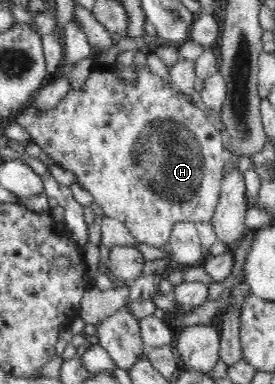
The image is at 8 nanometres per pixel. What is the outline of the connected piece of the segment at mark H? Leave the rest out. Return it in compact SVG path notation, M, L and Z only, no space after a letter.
M148 68L138 70L136 86L126 84L124 78L120 78L114 72L106 72L106 70L90 72L90 76L85 81L86 84L83 84L84 88L82 90L66 90L64 98L56 106L45 111L38 111L34 105L28 104L26 108L16 114L16 122L30 134L32 142L38 144L42 148L42 152L48 154L55 164L61 166L64 170L72 170L78 176L78 183L92 193L93 200L102 208L105 216L122 222L138 243L162 248L169 241L172 228L176 222L210 222L219 201L221 178L223 177L222 169L226 162L231 162L231 157L224 150L224 141L218 127L210 122L208 116L201 109L192 104L187 95L180 93L174 87L170 88L169 83L164 82Z

